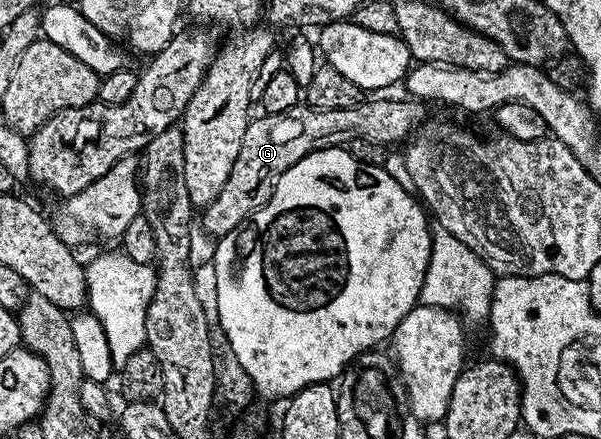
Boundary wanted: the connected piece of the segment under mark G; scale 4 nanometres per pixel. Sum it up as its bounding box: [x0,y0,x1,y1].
[201,96,426,239]

